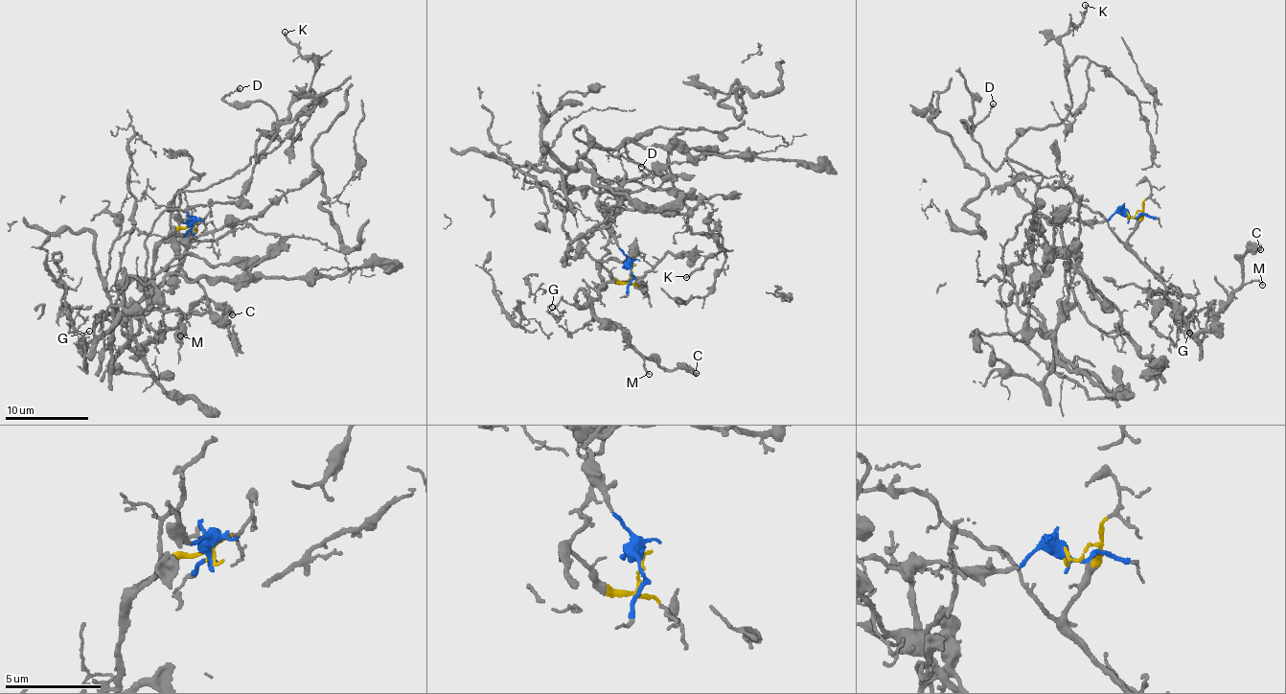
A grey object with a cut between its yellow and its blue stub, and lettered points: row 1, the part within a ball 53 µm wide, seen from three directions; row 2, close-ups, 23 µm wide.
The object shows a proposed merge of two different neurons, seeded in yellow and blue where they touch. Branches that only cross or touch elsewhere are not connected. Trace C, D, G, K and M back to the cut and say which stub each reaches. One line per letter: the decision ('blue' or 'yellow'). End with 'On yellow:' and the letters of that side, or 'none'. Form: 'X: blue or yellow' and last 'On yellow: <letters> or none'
C: yellow
D: blue
G: yellow
K: blue
M: yellow
On yellow: C, G, M

